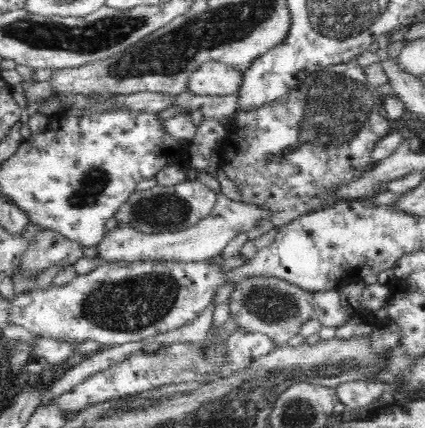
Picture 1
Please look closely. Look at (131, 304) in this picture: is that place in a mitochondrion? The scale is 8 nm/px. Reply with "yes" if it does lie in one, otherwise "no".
yes

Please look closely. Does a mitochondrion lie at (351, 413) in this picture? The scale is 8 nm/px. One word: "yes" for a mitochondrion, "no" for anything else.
no

